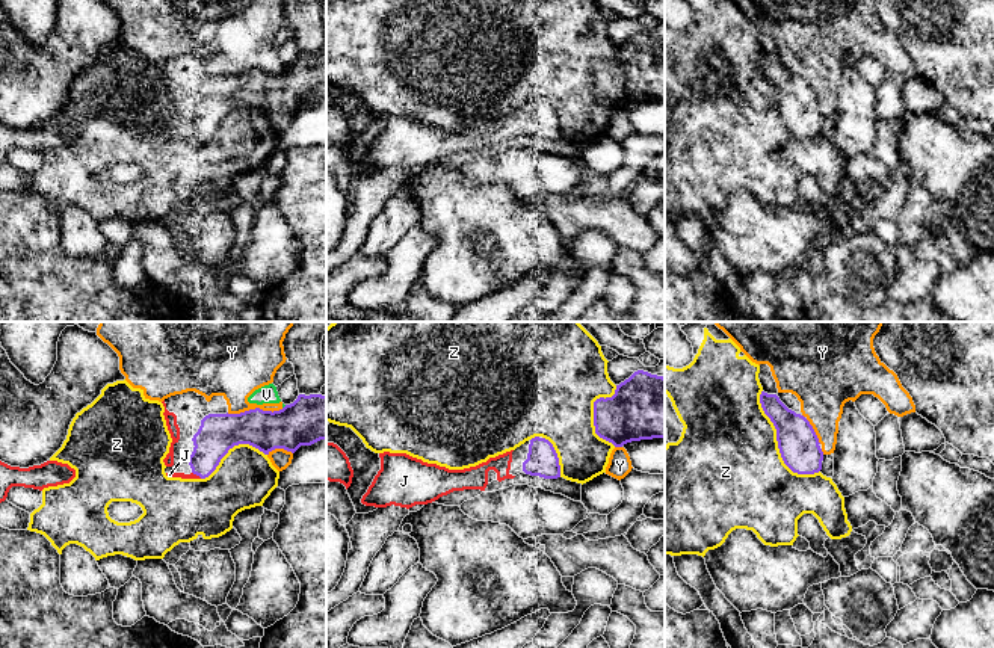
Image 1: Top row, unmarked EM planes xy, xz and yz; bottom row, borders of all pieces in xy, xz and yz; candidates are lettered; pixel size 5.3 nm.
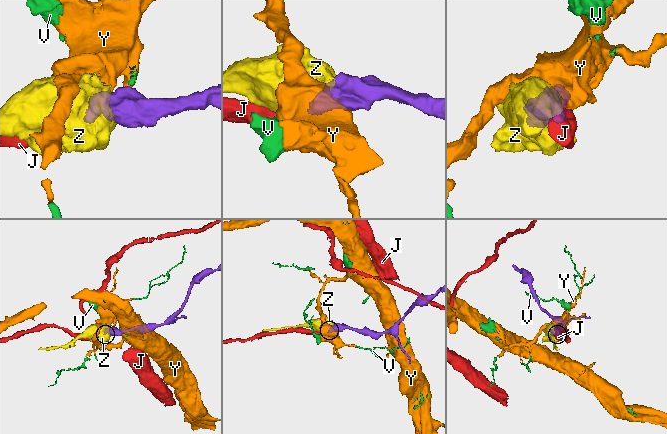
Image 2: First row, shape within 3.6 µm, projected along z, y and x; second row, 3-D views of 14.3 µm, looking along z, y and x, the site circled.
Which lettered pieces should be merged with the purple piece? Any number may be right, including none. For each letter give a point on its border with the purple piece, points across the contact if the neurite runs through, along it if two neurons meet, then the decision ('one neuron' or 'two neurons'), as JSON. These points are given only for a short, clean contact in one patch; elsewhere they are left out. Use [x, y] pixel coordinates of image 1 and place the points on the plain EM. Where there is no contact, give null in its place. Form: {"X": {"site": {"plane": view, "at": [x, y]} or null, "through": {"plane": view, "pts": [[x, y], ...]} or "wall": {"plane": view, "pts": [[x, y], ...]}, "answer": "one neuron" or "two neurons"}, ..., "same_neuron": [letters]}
{"J": {"site": {"plane": "xy", "at": [197, 136]}, "answer": "one neuron"}, "V": {"site": {"plane": "xy", "at": [284, 68]}, "wall": {"plane": "xy", "pts": [[286, 67], [283, 70]]}, "answer": "two neurons"}, "Y": {"site": {"plane": "xy", "at": [256, 70]}, "answer": "two neurons"}, "Z": {"site": {"plane": "yz", "at": [778, 104]}, "answer": "two neurons"}, "same_neuron": ["J"]}

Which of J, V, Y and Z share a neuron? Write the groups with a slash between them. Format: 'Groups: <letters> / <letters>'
Groups: J / V Y / Z

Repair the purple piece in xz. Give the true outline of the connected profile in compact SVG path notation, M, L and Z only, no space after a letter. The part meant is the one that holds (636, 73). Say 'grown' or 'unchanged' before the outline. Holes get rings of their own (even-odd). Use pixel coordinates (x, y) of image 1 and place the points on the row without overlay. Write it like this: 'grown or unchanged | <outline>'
unchanged | M634 33L616 47L612 59L594 63L594 88L595 95L615 109L665 100L665 39Z

